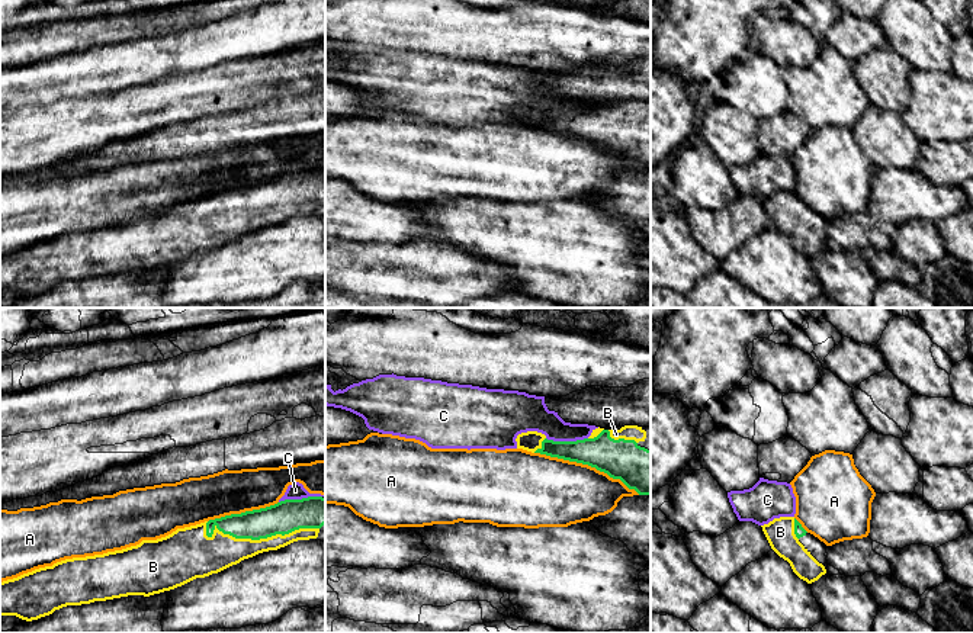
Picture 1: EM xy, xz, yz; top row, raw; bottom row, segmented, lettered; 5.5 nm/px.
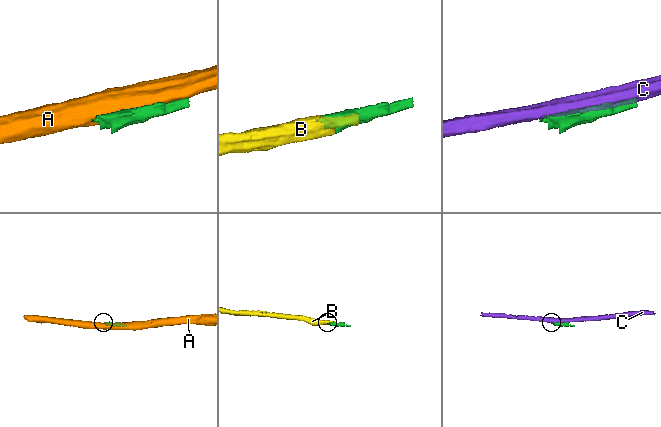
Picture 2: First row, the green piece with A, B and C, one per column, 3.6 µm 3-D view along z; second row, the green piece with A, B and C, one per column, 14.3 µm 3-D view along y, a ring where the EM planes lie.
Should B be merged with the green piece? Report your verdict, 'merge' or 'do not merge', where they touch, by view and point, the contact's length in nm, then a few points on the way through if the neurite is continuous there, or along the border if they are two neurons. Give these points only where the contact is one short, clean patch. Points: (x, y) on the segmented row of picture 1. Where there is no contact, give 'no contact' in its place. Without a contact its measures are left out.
merge; contact xy (260, 537); length 650 nm

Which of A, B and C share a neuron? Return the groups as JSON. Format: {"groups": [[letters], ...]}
{"groups": [["A"], ["B"], ["C"]]}

